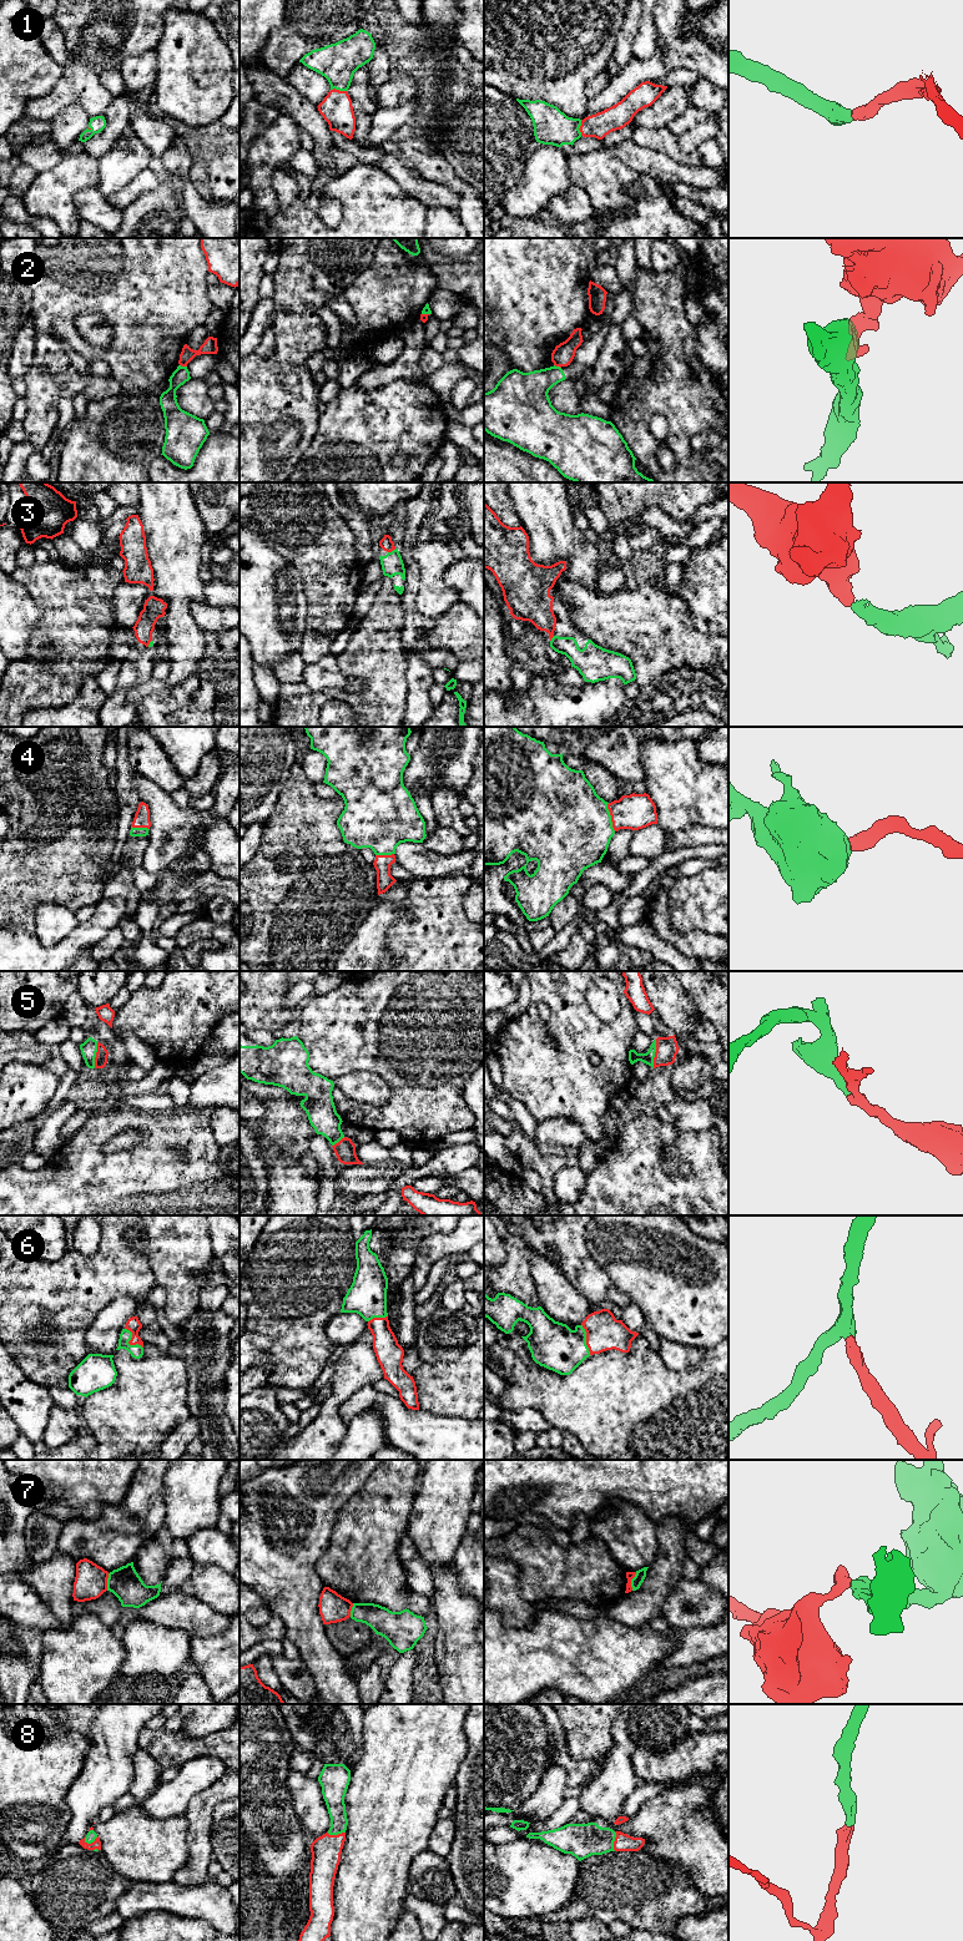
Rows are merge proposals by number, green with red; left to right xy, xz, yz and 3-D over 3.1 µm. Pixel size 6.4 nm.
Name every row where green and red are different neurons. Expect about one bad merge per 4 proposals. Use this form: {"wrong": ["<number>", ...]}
{"wrong": ["2", "7"]}

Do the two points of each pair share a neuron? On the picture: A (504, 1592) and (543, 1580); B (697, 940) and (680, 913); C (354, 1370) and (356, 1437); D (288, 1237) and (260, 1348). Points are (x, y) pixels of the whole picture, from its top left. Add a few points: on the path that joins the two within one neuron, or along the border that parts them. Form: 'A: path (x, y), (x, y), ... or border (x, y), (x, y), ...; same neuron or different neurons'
A: border (507, 1560), (523, 1573), (519, 1593), (543, 1602); different neurons
B: border (667, 915), (681, 933), (702, 930), (715, 935); different neurons
C: border (346, 1424), (346, 1434), (338, 1446); different neurons
D: border (252, 1332), (270, 1340), (270, 1349), (256, 1364); different neurons

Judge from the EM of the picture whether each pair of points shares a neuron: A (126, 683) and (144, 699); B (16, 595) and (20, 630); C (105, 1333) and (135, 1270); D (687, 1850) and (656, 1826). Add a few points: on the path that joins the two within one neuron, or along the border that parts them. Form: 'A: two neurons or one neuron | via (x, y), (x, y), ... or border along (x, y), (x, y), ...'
A: two neurons | border along (150, 680), (134, 687), (126, 694), (134, 713)
B: one neuron | via (16, 603), (16, 621)
C: two neurons | border along (137, 1298), (120, 1295), (99, 1314)
D: one neuron | via (680, 1843), (664, 1826)

